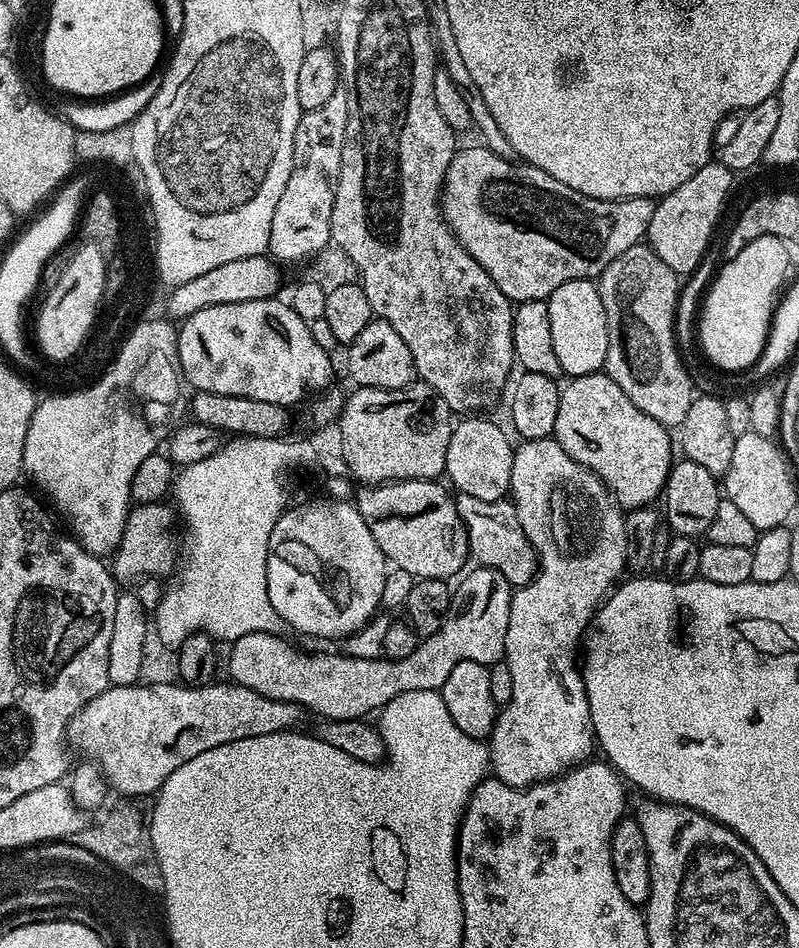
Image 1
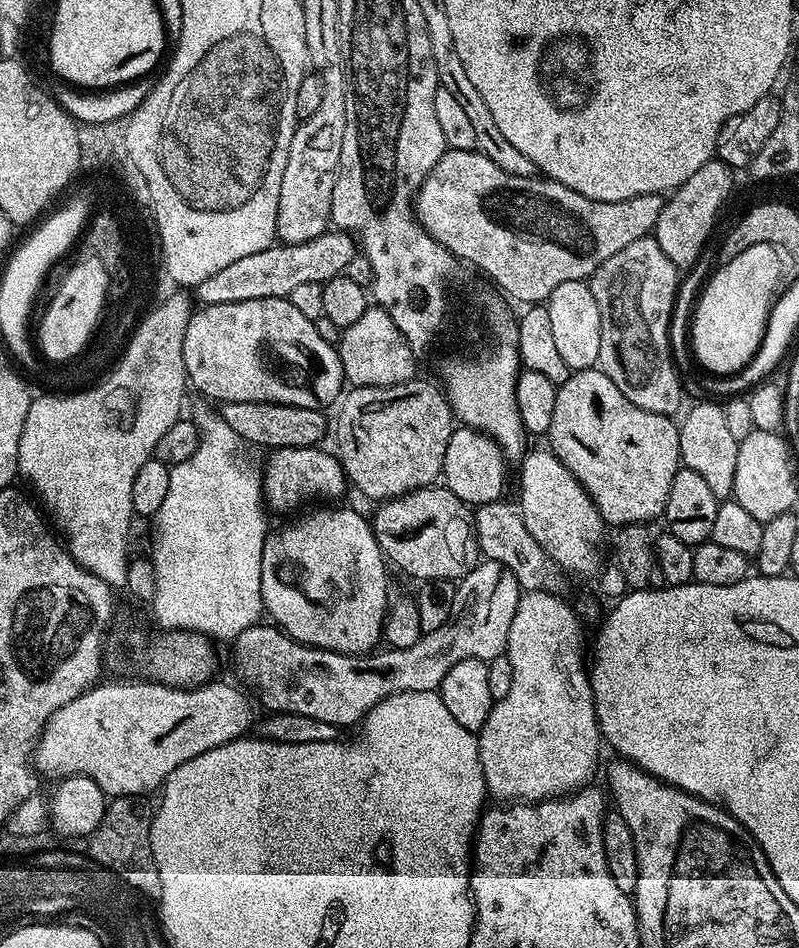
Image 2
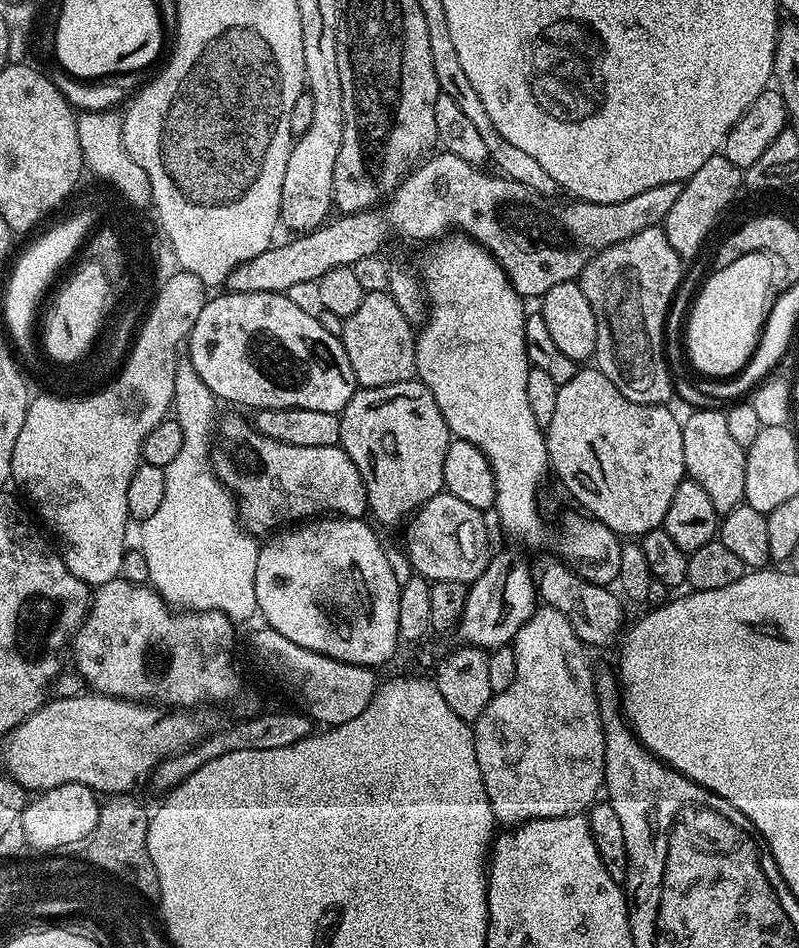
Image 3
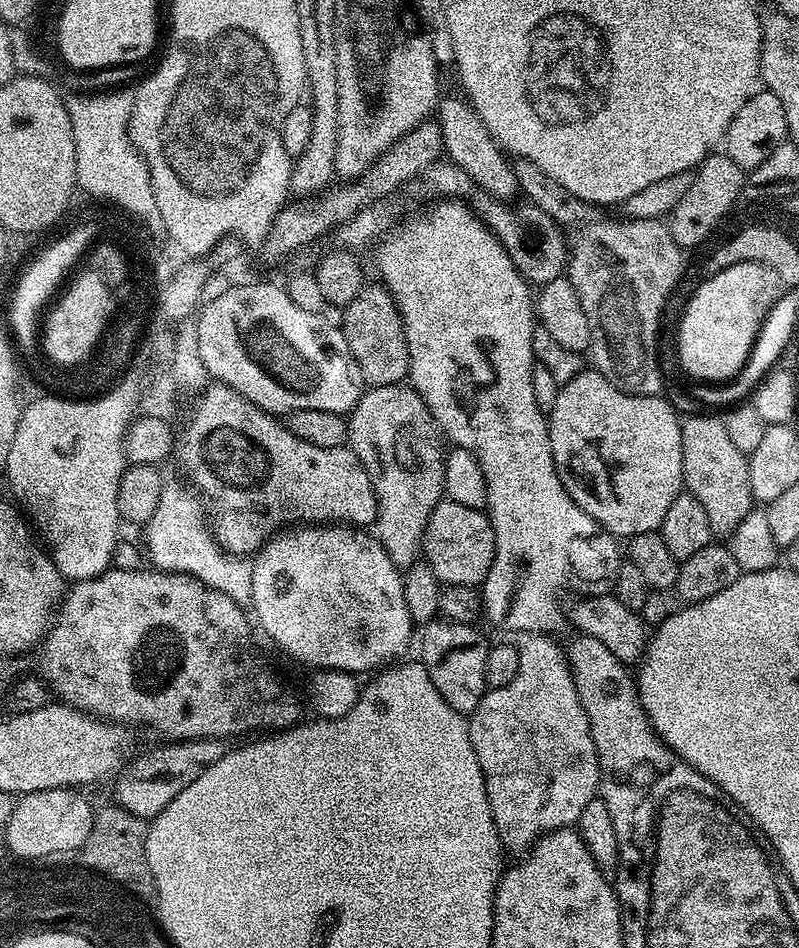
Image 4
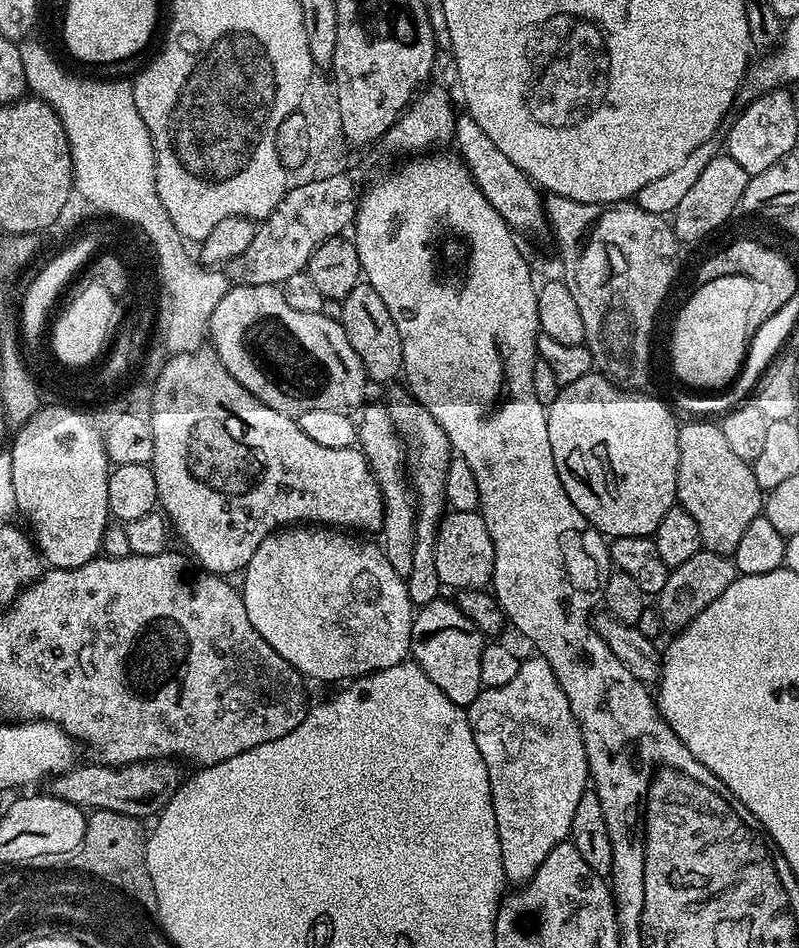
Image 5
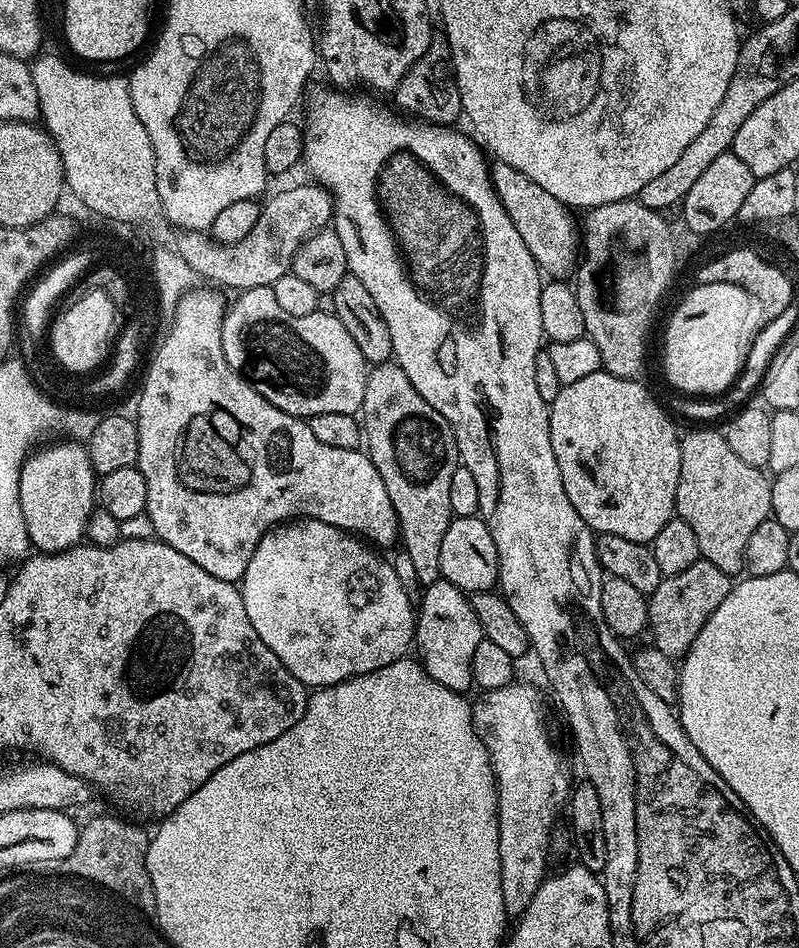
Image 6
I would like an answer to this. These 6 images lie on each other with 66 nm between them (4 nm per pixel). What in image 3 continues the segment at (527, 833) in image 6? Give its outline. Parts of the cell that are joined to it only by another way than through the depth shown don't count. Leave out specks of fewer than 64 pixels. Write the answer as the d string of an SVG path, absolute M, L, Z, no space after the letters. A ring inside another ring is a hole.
M547 606L537 607L532 617L523 624L512 639L510 647L514 650L514 662L518 662L518 671L514 673L514 682L506 686L506 690L495 693L492 701L482 710L482 714L474 722L474 750L478 758L478 770L482 774L482 782L486 786L486 798L490 798L492 813L500 826L519 826L528 820L538 818L558 818L559 816L578 816L587 813L597 803L604 787L604 723L600 721L600 703L594 691L594 672L588 669L588 660L584 657L585 645L572 633L570 622L558 610Z

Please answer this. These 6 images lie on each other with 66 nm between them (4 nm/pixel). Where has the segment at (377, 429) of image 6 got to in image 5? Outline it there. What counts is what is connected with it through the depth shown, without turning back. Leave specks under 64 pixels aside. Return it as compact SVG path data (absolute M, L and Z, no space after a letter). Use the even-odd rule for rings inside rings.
M403 387L396 388L386 399L388 414L392 420L392 425L396 430L397 436L402 441L406 449L406 476L410 481L411 491L414 493L414 503L416 506L416 529L414 530L414 563L412 563L410 574L405 579L404 585L408 591L408 597L413 605L423 606L441 599L442 585L438 578L438 562L436 561L436 535L440 529L440 521L446 512L446 501L444 498L444 487L446 486L446 470L448 463L454 459L452 443L446 438L442 426L419 402L412 397L411 392Z

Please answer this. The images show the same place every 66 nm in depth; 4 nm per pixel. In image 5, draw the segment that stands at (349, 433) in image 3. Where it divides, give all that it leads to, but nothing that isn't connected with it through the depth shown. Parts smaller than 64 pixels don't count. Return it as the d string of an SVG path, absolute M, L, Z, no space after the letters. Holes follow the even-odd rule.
M383 403L370 404L358 416L358 447L367 458L368 465L372 467L372 473L384 499L384 521L378 533L384 557L386 562L390 562L390 566L394 566L394 574L407 578L414 563L414 530L416 529L414 496L406 479L406 460L402 442L392 425L388 409Z

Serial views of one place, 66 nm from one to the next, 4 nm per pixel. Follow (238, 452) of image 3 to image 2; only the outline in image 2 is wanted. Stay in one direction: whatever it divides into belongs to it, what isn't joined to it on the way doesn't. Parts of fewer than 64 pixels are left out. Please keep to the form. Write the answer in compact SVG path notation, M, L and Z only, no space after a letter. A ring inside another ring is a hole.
M323 447L277 448L267 453L268 461L262 464L264 502L276 512L288 512L307 500L336 502L346 489L344 468L331 451L323 452Z

